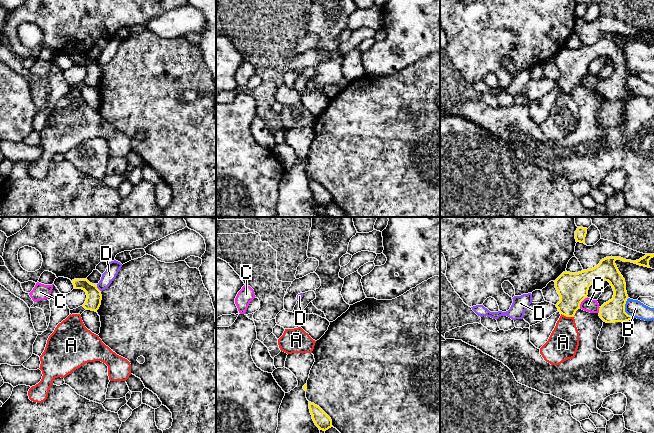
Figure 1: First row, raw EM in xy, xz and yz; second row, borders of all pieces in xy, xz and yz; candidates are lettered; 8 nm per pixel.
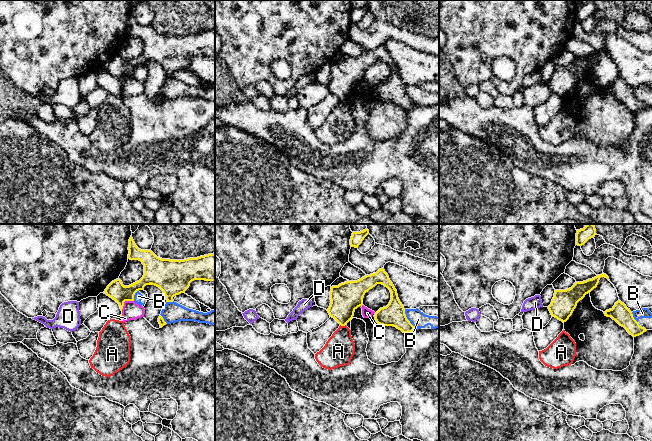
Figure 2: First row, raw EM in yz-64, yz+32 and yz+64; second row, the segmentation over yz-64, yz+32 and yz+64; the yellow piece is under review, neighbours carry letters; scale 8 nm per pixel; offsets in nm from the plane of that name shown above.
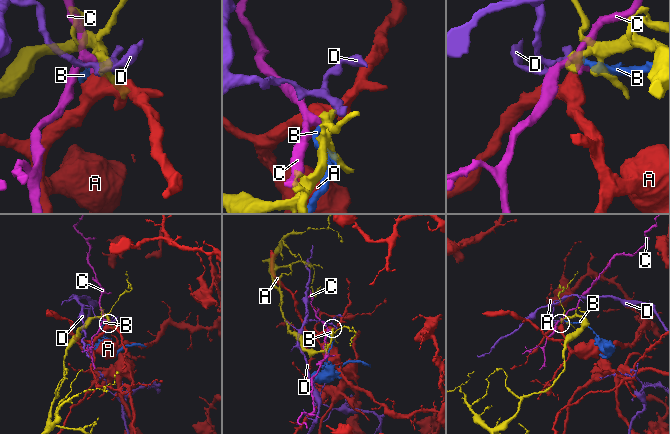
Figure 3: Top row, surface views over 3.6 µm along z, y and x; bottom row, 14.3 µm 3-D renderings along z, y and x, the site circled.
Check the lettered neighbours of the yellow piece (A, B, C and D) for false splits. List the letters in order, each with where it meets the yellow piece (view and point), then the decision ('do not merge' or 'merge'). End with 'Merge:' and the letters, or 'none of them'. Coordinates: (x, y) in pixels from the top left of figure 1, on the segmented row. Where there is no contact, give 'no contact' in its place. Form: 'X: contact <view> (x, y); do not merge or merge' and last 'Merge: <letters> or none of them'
A: contact yz (567, 316); do not merge
B: contact yz (624, 309); do not merge
C: contact yz (581, 301); do not merge
D: contact xy (98, 289); do not merge
Merge: none of them

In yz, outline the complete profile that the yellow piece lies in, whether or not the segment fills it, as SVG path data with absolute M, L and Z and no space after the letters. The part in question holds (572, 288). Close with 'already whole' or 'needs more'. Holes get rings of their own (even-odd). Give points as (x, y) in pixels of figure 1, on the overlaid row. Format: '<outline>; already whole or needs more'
M646 254L636 261L626 260L621 257L606 257L592 269L578 273L563 272L554 282L560 296L556 304L560 314L566 317L574 317L580 309L581 302L587 298L589 287L601 280L608 281L613 288L614 295L611 300L599 308L599 316L606 323L626 322L634 317L625 312L625 304L628 299L625 279L619 272L615 261L631 262L648 267L649 260L654 254Z; already whole

